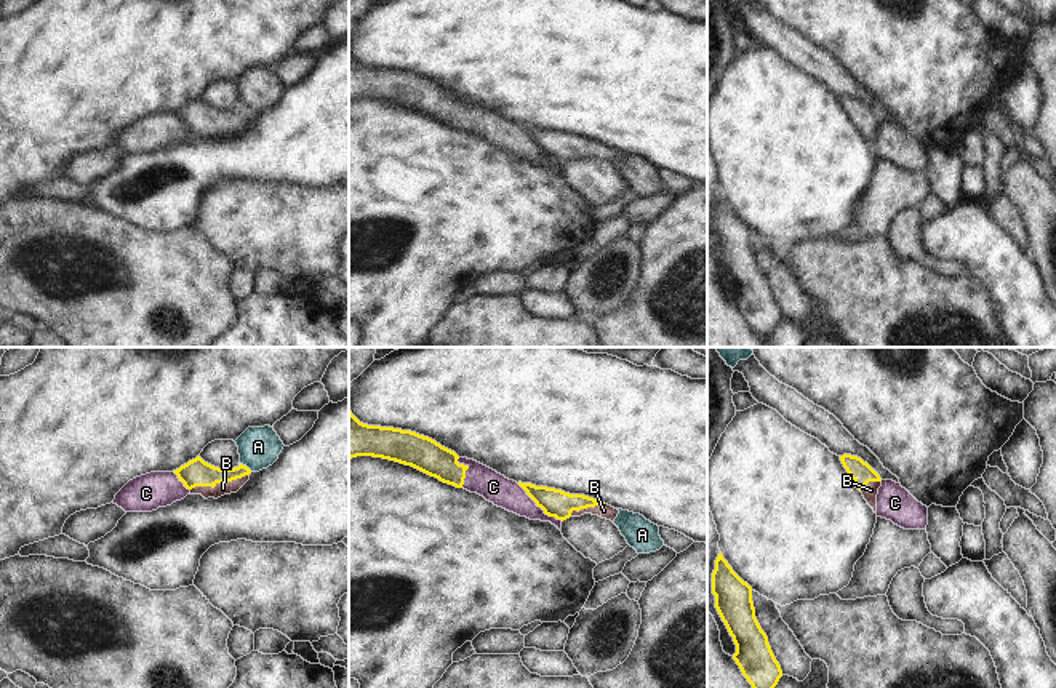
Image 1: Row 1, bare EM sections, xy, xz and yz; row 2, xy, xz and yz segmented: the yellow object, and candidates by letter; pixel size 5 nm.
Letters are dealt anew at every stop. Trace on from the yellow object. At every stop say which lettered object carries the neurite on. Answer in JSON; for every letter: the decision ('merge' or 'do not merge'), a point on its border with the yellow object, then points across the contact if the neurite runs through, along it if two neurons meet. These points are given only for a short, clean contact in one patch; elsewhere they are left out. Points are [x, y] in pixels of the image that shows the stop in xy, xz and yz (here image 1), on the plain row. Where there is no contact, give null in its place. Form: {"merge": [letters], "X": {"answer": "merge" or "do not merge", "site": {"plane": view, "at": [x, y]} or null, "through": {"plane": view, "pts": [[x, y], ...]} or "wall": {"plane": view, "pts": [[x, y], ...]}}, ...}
{"merge": ["B"], "A": {"answer": "do not merge", "site": {"plane": "xy", "at": [245, 108]}, "wall": {"plane": "xy", "pts": [[240, 104], [252, 112]]}}, "B": {"answer": "merge", "site": {"plane": "xy", "at": [220, 124]}, "through": {"plane": "xy", "pts": [[197, 114], [210, 124], [220, 124], [223, 130]]}}, "C": {"answer": "do not merge", "site": {"plane": "xz", "at": [540, 148]}}}

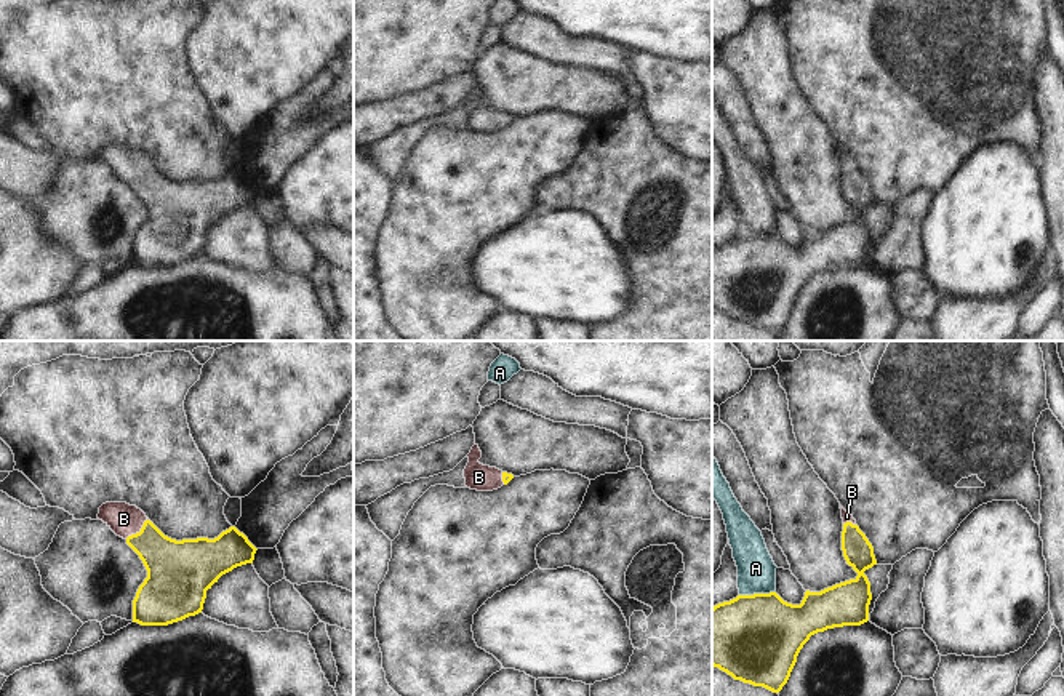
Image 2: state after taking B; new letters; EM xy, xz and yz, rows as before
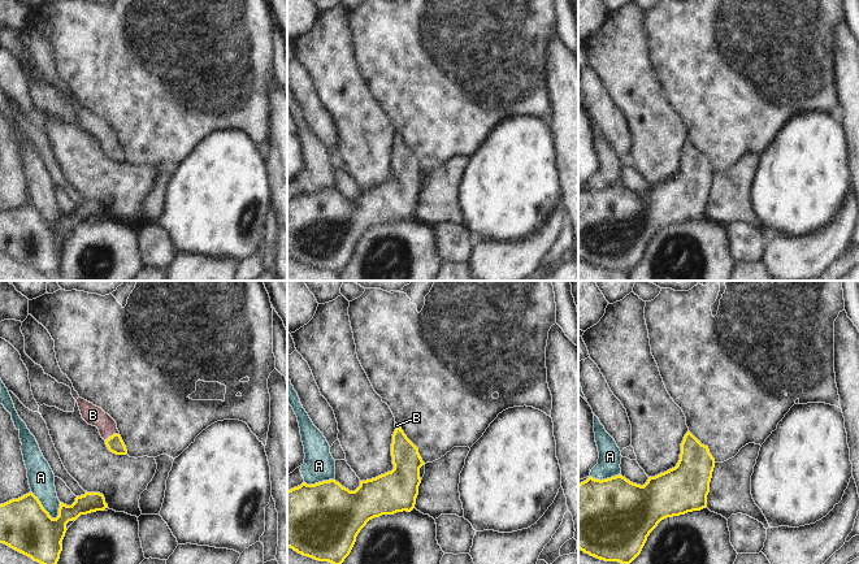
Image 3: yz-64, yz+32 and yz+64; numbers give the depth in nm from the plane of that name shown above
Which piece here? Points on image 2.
{"merge": ["B"], "A": {"answer": "do not merge", "site": {"plane": "yz", "at": [757, 236]}}, "B": {"answer": "merge", "site": {"plane": "xy", "at": [140, 173]}, "through": {"plane": "xy", "pts": [[173, 208], [140, 173], [124, 160]]}}}

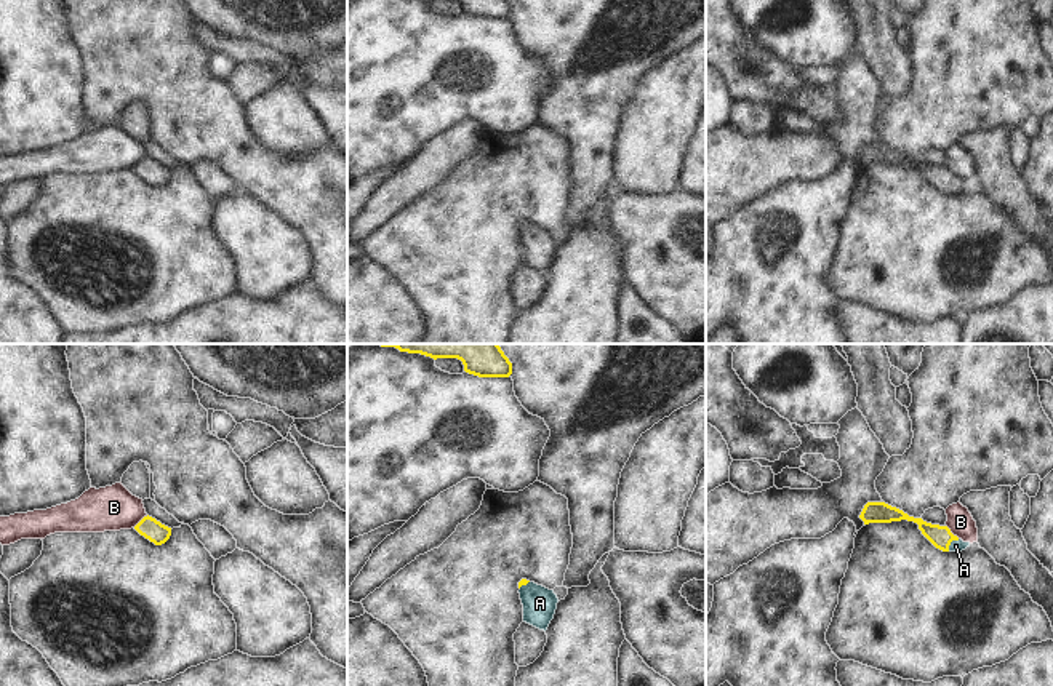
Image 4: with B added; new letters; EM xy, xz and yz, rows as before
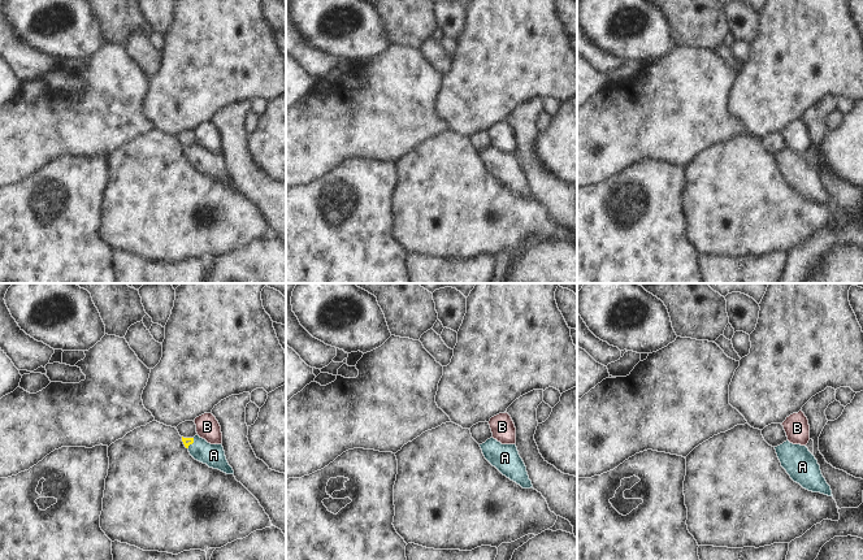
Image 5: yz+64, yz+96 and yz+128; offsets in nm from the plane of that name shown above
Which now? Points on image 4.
{"merge": ["A"], "A": {"answer": "merge", "site": {"plane": "yz", "at": [951, 183]}, "through": {"plane": "yz", "pts": [[940, 178], [951, 183], [956, 187]]}}, "B": {"answer": "do not merge", "site": {"plane": "yz", "at": [951, 175]}, "wall": {"plane": "yz", "pts": [[946, 167], [959, 179]]}}}

